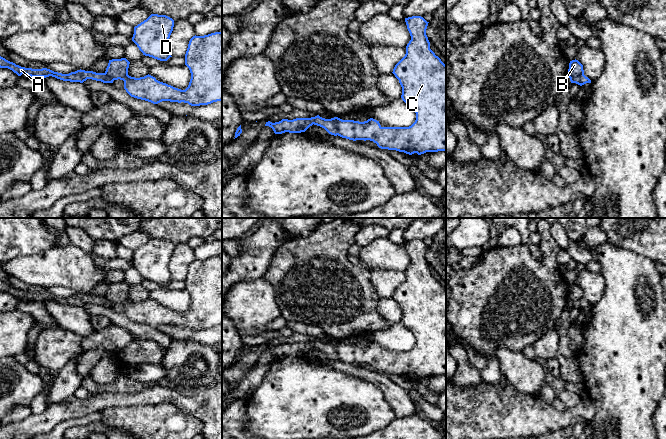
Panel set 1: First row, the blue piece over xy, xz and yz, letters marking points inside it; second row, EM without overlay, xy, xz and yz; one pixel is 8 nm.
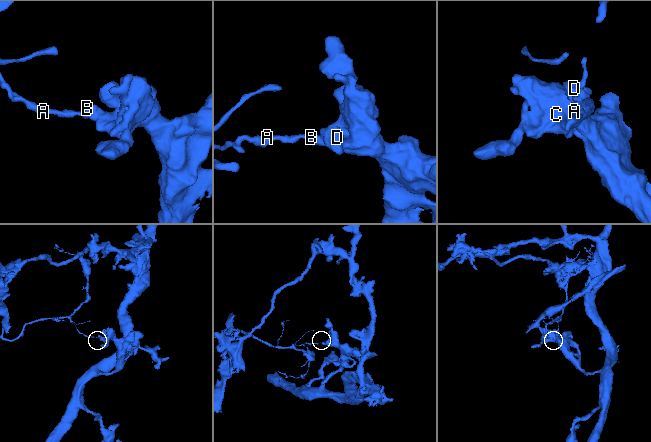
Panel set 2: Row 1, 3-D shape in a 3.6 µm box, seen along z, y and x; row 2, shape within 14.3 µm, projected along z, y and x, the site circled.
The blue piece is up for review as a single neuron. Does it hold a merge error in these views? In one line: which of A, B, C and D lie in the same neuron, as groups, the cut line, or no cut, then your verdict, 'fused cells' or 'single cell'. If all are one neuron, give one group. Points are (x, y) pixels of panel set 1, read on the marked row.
A / B C D | xz (333, 118), (338, 134) | fused cells

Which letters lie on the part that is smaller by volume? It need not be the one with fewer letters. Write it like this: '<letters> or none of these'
A

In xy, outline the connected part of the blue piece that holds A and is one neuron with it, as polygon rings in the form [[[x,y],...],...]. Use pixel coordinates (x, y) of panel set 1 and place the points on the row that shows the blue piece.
[[[0,56],[0,68],[8,68],[16,73],[18,76],[22,74],[26,74],[28,76],[33,77],[55,77],[57,79],[63,81],[70,81],[70,82],[80,82],[83,83],[87,79],[92,79],[96,81],[101,81],[103,83],[113,83],[113,79],[108,76],[106,73],[96,73],[93,71],[85,71],[85,70],[77,70],[75,72],[71,72],[69,74],[62,74],[58,72],[54,72],[47,68],[42,69],[32,69],[32,68],[25,68],[19,65],[16,65],[13,62],[6,60],[5,58]]]

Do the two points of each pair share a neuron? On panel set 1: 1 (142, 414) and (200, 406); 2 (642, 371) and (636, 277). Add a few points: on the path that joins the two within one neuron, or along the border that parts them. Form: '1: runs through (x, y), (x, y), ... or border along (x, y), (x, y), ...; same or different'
1: border along (156, 403), (172, 402), (183, 412), (200, 420); different
2: runs through (635, 348), (635, 300); same

